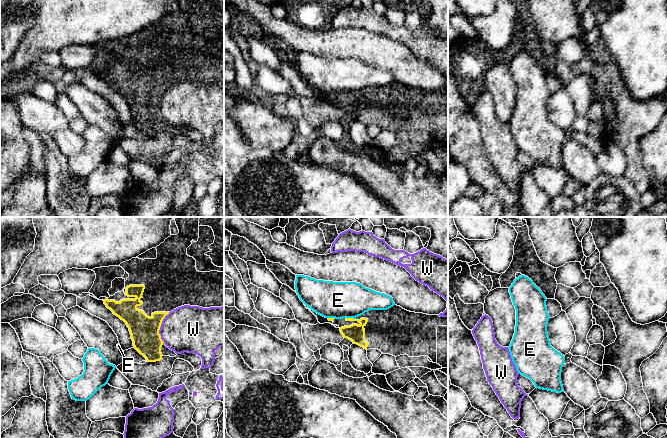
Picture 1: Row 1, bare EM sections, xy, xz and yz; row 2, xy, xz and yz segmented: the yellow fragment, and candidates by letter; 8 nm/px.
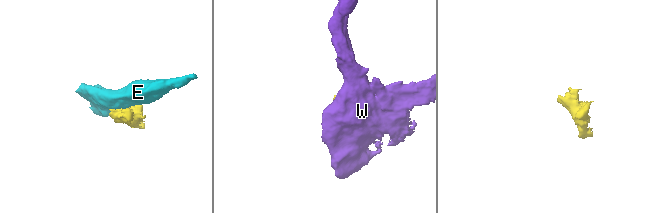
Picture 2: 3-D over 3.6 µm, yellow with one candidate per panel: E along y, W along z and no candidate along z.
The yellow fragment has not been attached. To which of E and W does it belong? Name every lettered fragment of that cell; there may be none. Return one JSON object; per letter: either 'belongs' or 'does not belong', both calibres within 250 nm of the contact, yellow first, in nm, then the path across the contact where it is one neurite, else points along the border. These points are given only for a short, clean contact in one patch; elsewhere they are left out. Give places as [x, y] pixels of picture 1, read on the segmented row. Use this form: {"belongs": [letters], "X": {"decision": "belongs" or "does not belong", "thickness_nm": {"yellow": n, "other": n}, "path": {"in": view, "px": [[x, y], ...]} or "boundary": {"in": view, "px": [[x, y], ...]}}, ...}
{"belongs": [], "E": {"decision": "does not belong", "thickness_nm": {"yellow": 140, "other": 300}}, "W": {"decision": "does not belong", "thickness_nm": {"yellow": 240, "other": 380}}}

